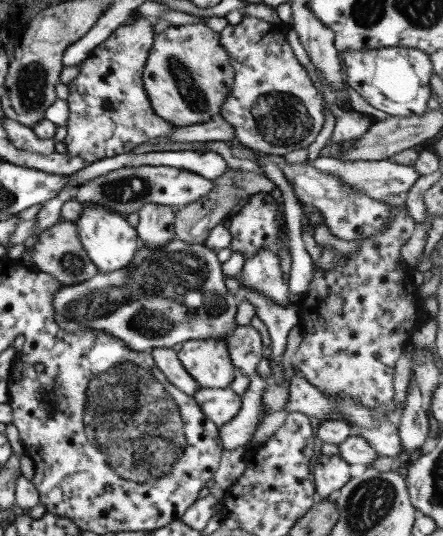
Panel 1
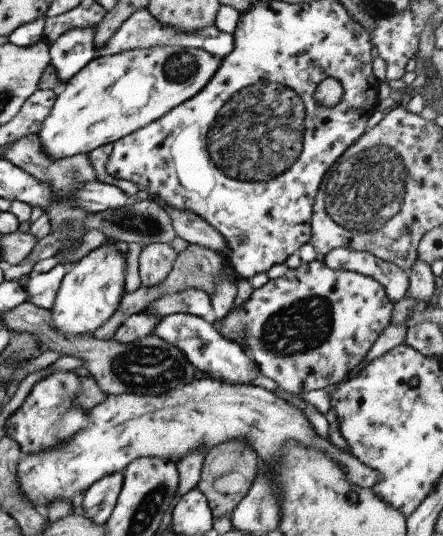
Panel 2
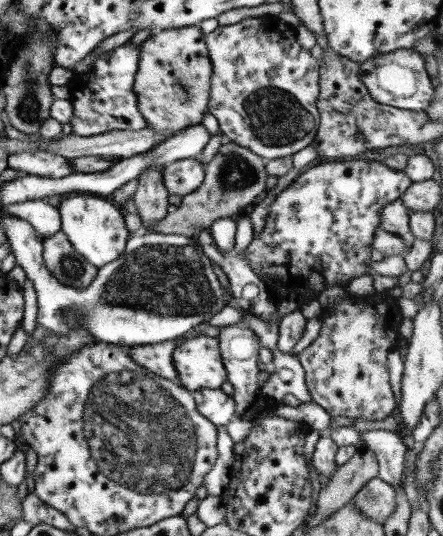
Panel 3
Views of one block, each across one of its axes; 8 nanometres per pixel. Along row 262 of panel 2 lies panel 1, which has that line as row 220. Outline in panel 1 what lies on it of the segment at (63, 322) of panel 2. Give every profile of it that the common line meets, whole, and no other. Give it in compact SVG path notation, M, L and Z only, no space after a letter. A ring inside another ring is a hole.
M83 205L83 210L74 223L84 250L100 273L114 272L130 265L138 250L139 236L124 215L102 205Z

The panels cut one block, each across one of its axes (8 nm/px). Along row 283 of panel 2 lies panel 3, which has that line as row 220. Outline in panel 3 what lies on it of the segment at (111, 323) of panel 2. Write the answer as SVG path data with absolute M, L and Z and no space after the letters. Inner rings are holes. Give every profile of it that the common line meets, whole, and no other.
M224 138L216 156L205 165L205 177L199 188L182 197L181 204L170 209L151 232L182 234L190 238L200 230L209 231L215 220L251 209L267 190L265 163L266 160L248 148Z

